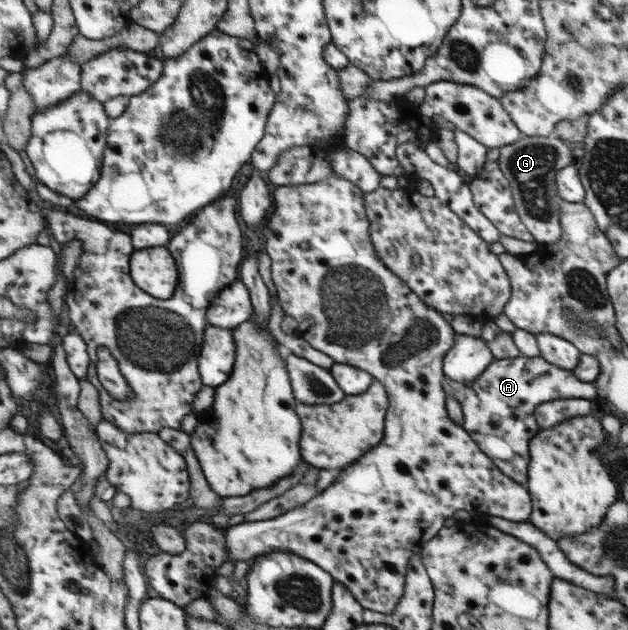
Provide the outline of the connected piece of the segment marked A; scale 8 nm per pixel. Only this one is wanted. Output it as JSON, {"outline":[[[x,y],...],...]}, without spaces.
{"outline":[[[540,357],[494,359],[479,376],[479,379],[472,381],[472,383],[458,383],[444,378],[442,384],[446,395],[456,398],[456,401],[461,404],[462,427],[471,435],[471,439],[479,445],[487,457],[491,458],[500,472],[505,473],[513,481],[517,481],[523,486],[527,481],[528,441],[539,431],[534,415],[539,404],[557,399],[578,398],[594,401],[598,399],[598,393],[592,383],[580,381],[572,371],[549,364]]]}

